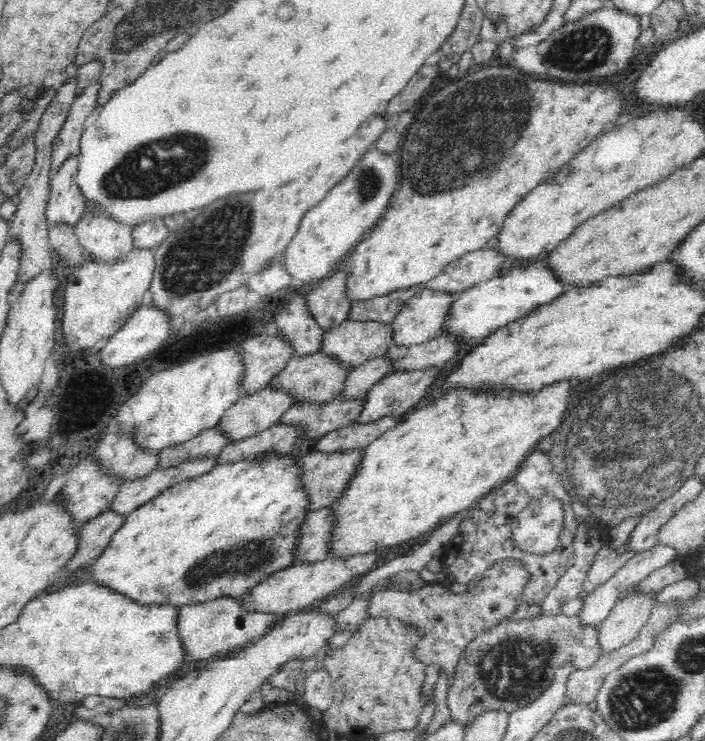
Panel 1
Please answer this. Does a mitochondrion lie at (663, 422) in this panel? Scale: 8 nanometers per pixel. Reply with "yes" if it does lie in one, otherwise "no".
yes

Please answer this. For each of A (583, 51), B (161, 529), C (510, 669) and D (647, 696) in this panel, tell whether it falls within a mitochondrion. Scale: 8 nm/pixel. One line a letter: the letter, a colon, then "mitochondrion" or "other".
A: mitochondrion
B: other
C: mitochondrion
D: mitochondrion

